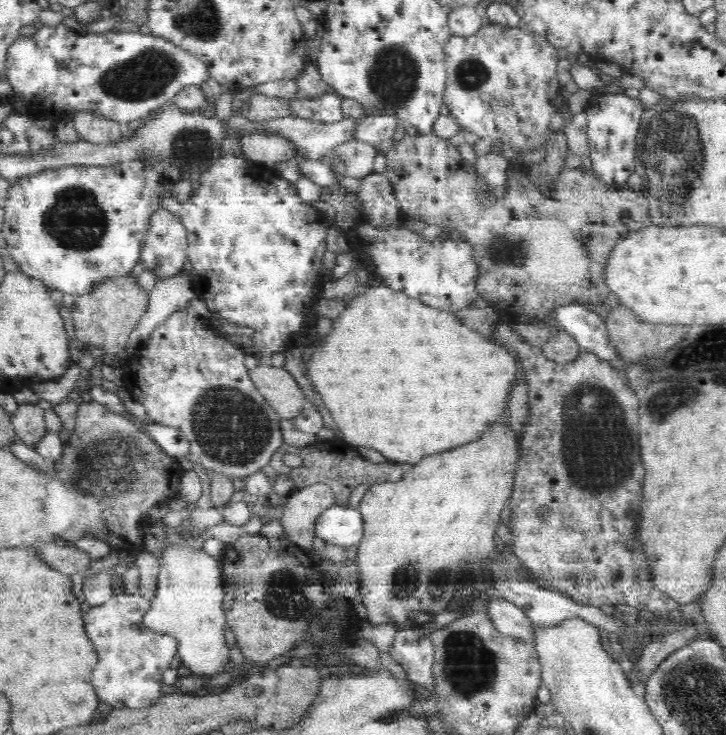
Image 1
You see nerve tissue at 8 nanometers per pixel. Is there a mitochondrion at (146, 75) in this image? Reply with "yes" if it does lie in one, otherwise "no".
yes

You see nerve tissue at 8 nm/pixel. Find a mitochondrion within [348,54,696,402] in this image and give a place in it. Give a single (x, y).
(501, 250)

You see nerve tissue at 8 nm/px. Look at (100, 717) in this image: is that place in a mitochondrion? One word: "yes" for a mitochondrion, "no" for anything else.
no

